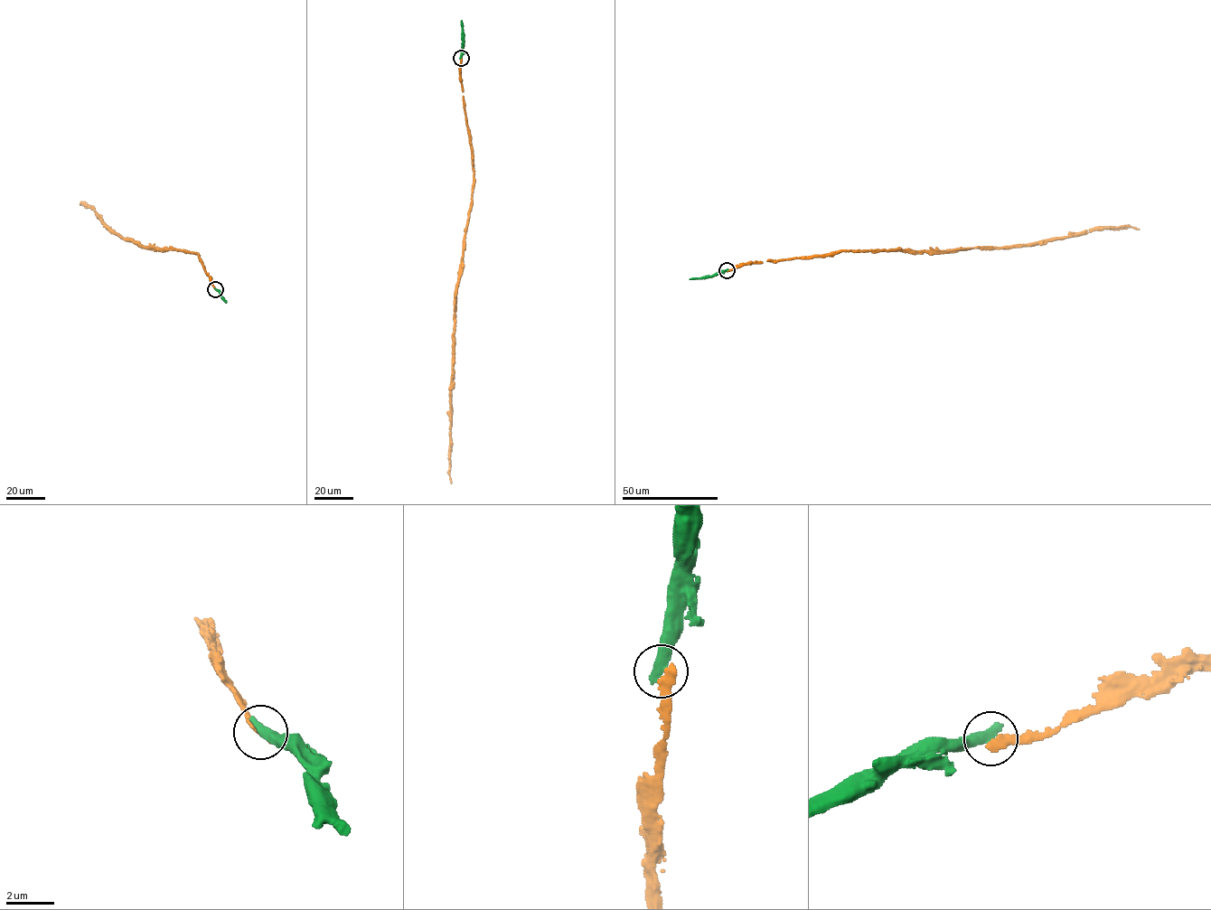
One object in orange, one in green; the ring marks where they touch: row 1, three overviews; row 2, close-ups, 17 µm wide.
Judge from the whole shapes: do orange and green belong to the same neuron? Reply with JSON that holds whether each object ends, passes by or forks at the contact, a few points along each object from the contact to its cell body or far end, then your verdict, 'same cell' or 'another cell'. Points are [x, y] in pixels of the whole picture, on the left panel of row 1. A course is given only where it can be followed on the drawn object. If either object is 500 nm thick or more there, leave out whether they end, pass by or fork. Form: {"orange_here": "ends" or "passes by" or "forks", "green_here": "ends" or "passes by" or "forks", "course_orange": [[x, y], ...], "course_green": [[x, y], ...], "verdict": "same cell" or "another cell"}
{"course_orange": [[215, 289], [198, 254], [171, 248], [159, 249], [125, 239], [107, 229], [90, 207], [79, 204]], "course_green": [[215, 289], [226, 302]], "verdict": "another cell"}

